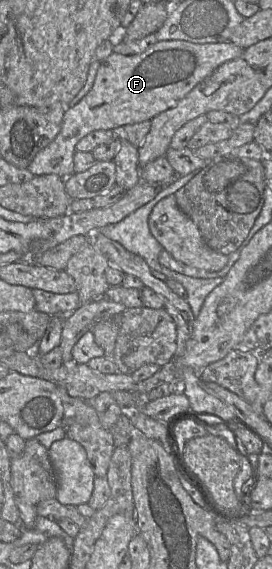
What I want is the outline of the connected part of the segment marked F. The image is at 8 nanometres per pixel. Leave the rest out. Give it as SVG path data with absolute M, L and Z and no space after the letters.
M162 40L157 41L155 44L150 46L147 50L140 54L134 54L134 55L123 55L120 53L113 52L110 54L107 58L100 61L100 66L98 68L98 72L94 81L94 84L91 88L91 90L75 105L69 107L63 116L63 121L61 125L60 132L56 136L56 138L45 148L43 148L41 151L39 151L36 156L34 157L33 161L28 166L28 170L32 172L34 175L43 175L43 174L57 174L62 178L67 178L70 175L72 175L74 172L74 154L77 151L76 145L77 143L85 137L87 134L89 134L92 131L95 130L117 130L118 136L119 136L119 130L127 125L127 124L135 124L139 122L143 122L145 120L151 120L156 115L160 114L161 112L167 110L168 108L175 105L179 100L184 98L196 85L198 85L200 82L202 82L205 78L210 76L221 64L234 60L238 57L240 57L243 53L244 49L240 46L234 44L231 41L227 42L217 42L217 43L194 43L189 42L186 40Z

